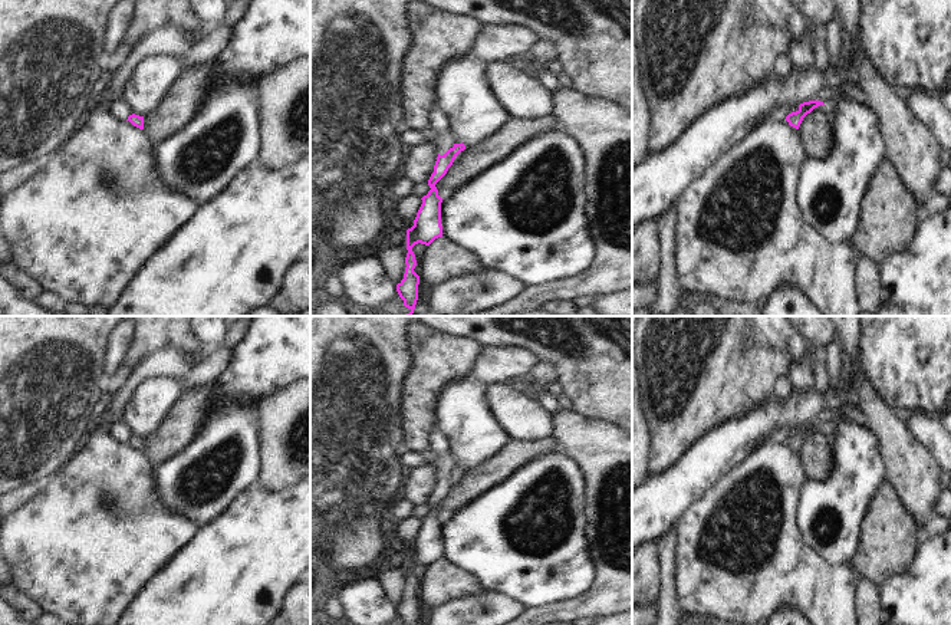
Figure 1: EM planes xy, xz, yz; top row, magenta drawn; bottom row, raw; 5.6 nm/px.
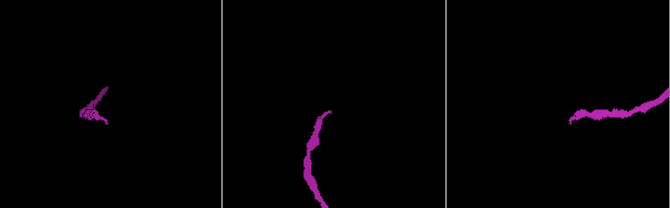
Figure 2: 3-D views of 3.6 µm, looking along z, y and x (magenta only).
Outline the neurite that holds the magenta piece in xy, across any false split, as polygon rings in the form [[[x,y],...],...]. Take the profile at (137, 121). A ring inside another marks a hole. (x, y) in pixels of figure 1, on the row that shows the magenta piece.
[[[122,98],[113,105],[113,111],[116,118],[129,121],[134,126],[144,129],[144,116],[135,115]]]

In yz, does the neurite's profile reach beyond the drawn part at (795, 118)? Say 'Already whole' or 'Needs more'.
Needs more.

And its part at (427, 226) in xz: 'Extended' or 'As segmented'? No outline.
Extended.

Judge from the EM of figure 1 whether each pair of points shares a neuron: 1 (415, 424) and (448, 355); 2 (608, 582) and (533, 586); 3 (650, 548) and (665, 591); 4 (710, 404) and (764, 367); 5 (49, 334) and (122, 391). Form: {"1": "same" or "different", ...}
{"1": "same", "2": "different", "3": "different", "4": "same", "5": "different"}

